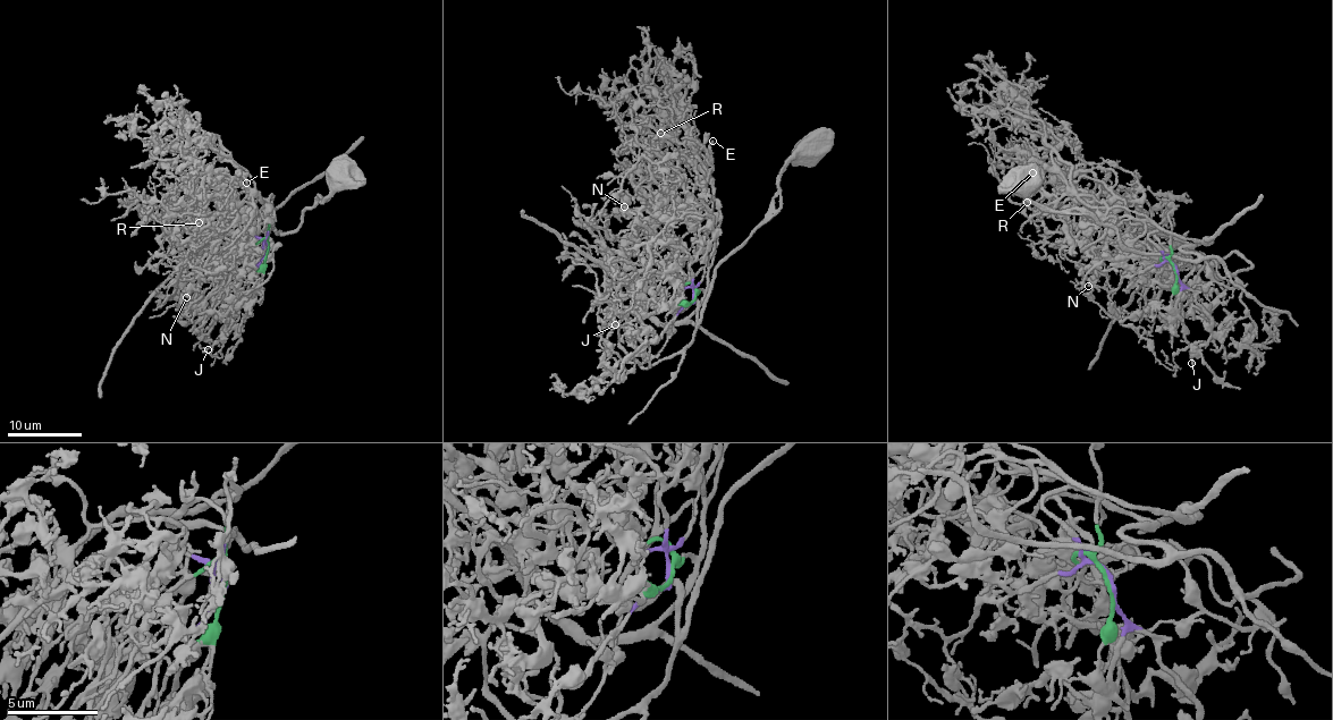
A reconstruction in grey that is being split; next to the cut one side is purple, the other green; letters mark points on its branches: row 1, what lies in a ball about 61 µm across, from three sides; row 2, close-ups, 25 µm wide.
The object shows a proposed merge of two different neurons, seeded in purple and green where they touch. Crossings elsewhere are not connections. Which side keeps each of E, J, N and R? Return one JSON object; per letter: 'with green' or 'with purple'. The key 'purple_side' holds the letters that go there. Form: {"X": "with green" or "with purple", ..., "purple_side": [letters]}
{"E": "with green", "J": "with green", "N": "with purple", "R": "with purple", "purple_side": ["N", "R"]}

